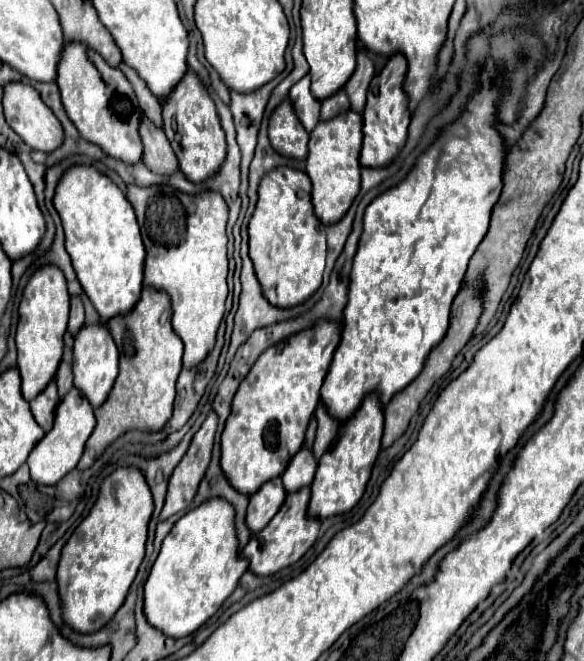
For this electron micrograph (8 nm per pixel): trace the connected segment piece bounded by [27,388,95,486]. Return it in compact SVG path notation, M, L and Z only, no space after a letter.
M75 388L59 402L57 412L55 412L55 424L53 428L45 434L45 438L37 444L37 448L29 454L27 464L31 470L31 480L35 484L43 486L55 486L63 476L67 476L79 462L85 442L91 436L91 430L95 428L95 414L79 394L75 394Z

